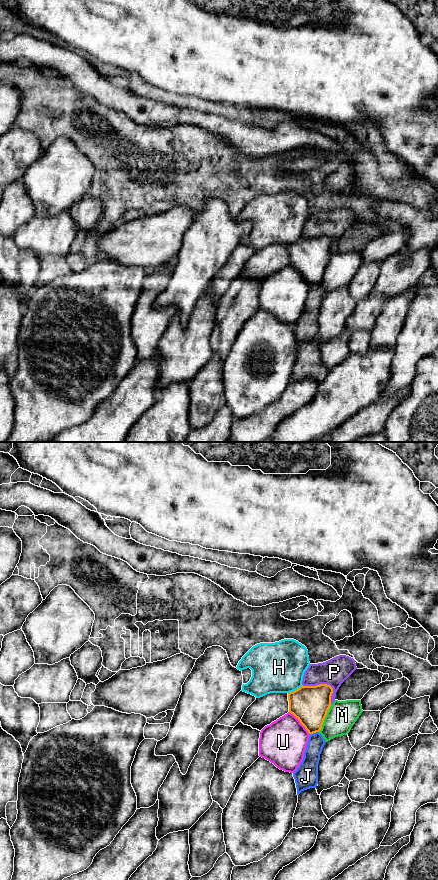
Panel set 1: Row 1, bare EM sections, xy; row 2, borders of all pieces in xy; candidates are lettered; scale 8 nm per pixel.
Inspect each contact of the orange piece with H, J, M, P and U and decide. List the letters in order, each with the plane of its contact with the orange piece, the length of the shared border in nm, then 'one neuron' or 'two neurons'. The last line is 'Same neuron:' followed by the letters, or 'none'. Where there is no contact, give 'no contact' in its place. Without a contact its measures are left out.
H: meets orange in xy; contact 140 nm long; two neurons
J: meets orange in xy; contact 80 nm long; two neurons
M: meets orange in xy; contact 240 nm long; two neurons
P: meets orange in xy; contact 280 nm long; two neurons
U: meets orange in xy; contact 260 nm long; two neurons
Same neuron: none

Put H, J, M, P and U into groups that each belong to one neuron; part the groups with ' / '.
H / J / M / P / U

